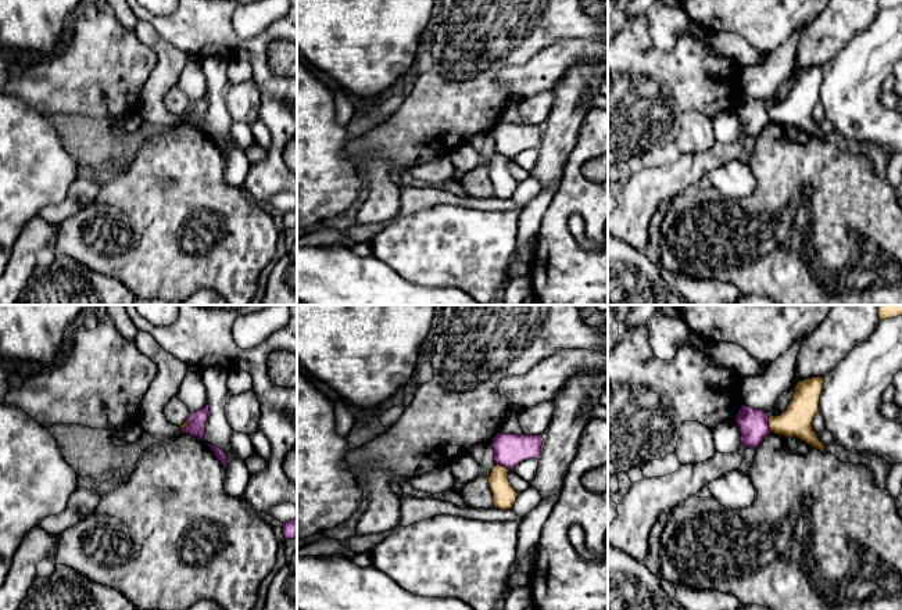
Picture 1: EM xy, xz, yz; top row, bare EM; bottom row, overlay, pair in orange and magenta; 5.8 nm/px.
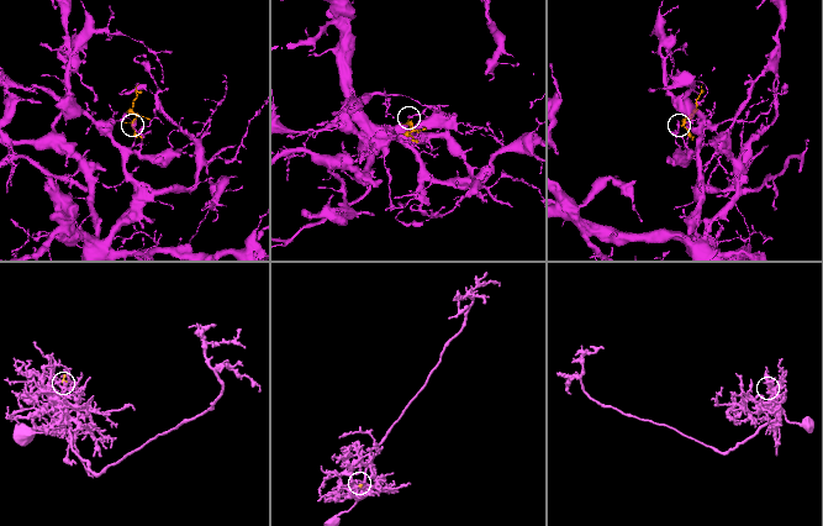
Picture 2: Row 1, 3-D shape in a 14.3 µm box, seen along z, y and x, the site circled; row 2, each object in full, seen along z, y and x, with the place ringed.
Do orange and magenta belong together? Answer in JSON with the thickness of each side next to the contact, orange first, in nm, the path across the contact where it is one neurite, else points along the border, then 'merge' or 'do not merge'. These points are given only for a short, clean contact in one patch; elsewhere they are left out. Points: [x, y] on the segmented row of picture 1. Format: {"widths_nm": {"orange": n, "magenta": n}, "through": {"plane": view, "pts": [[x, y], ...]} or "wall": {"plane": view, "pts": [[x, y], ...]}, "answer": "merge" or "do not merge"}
{"widths_nm": {"orange": 180, "magenta": 180}, "wall": {"plane": "yz", "pts": [[768, 417], [768, 426], [772, 431]]}, "answer": "do not merge"}

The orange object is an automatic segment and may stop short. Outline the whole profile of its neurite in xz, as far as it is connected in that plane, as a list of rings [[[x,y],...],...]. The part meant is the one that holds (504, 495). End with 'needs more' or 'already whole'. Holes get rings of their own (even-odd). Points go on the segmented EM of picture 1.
[[[497,464],[488,477],[490,489],[493,494],[493,503],[495,509],[513,509],[519,492],[511,485],[508,480],[508,469]]]; already whole

